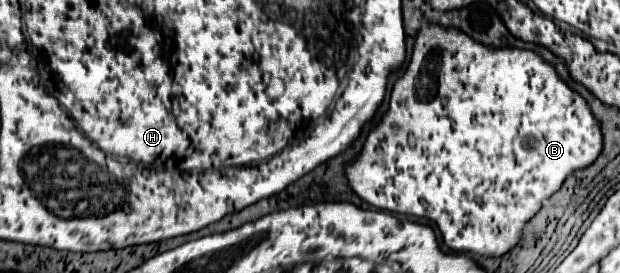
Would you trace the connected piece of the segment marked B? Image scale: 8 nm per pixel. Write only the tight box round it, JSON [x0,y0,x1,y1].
[345,24,603,256]

